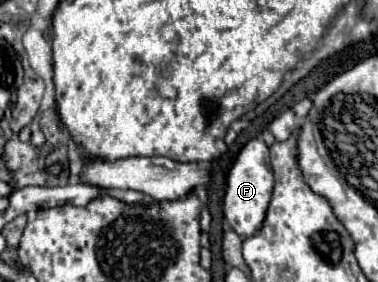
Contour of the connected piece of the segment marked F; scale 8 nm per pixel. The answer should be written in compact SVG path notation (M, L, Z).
M254 138L250 140L234 160L228 178L226 178L226 194L224 194L224 218L232 226L232 230L244 238L254 236L262 220L266 216L270 198L274 190L274 176L272 176L272 166L270 166L270 156L268 156L268 146L264 140Z

